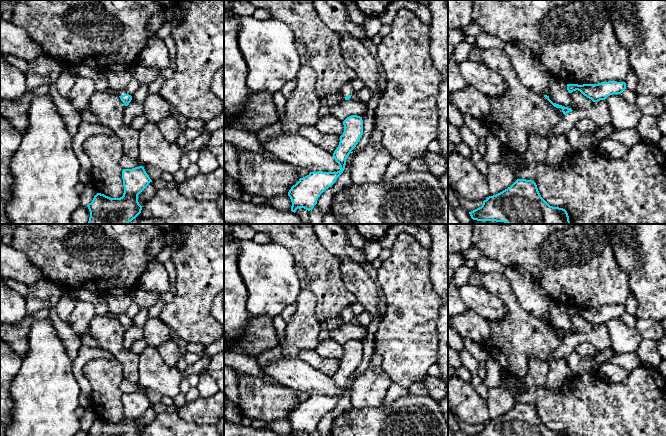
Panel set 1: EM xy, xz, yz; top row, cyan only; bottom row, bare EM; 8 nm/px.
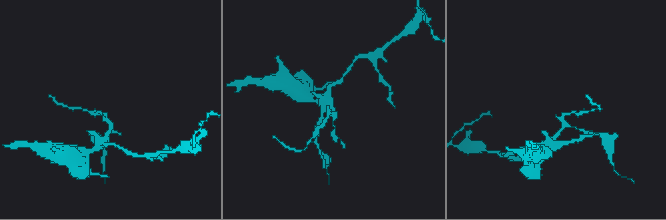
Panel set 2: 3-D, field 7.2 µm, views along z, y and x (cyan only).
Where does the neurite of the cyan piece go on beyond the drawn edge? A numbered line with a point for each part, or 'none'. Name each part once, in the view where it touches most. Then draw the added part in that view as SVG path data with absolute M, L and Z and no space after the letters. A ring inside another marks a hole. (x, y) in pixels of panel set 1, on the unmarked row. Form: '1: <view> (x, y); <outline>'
1: xy (118, 300); M109 289L103 296L108 305L109 311L116 316L118 320L128 318L126 310L132 303L132 293L122 289Z

